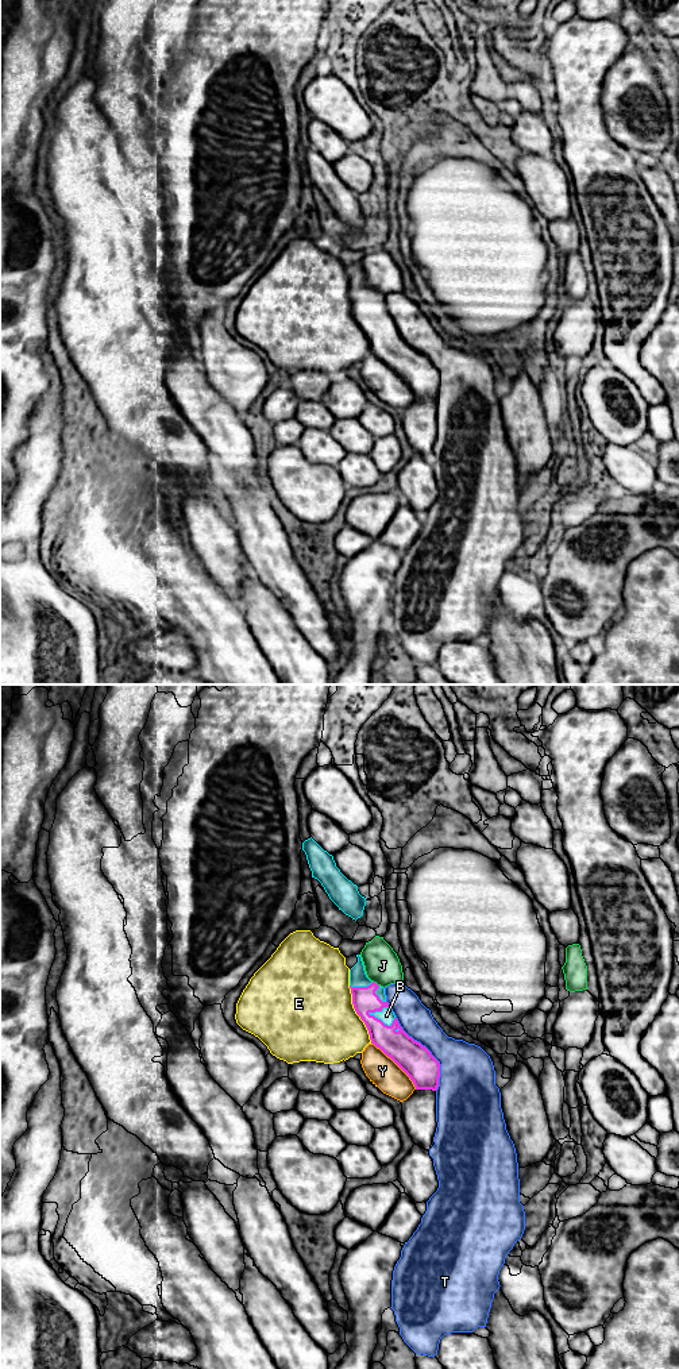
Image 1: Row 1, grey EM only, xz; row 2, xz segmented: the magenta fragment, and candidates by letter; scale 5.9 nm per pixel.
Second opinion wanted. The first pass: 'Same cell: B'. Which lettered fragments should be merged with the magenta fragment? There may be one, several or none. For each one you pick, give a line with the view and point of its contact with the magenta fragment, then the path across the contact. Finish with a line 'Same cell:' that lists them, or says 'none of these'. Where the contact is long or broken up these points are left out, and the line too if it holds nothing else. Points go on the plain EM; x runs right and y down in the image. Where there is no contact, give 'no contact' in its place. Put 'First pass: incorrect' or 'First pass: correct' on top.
First pass: correct
B: xz (379, 328)
Same cell: B

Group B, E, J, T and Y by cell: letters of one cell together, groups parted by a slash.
B / E / J / T / Y

